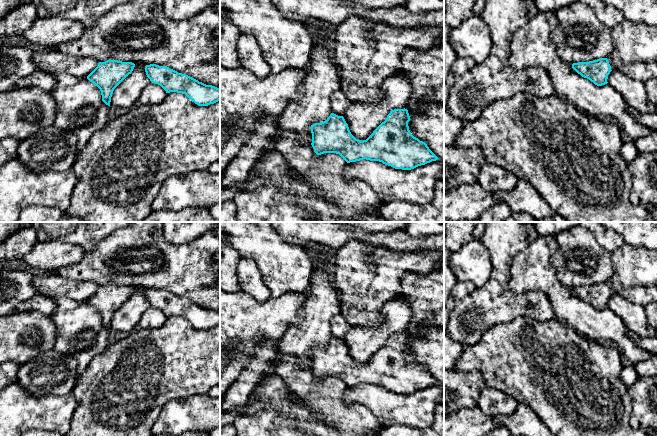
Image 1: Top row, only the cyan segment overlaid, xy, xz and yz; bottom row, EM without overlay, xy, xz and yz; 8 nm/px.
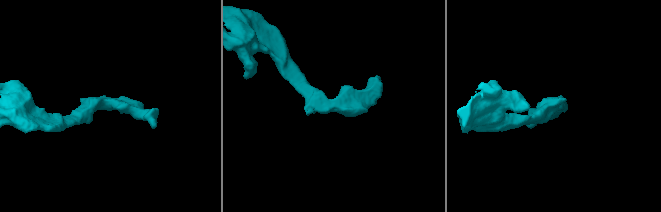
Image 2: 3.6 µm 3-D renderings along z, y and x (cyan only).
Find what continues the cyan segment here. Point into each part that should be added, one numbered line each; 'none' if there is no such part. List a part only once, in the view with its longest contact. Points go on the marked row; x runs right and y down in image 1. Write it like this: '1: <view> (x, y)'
1: yz (633, 42)

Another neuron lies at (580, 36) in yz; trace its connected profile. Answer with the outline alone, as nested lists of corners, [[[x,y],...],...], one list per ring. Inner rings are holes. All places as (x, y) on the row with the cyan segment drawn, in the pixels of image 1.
[[[580,0],[555,11],[558,26],[551,41],[565,62],[589,62],[608,58],[614,51],[611,29],[601,22],[589,5]]]

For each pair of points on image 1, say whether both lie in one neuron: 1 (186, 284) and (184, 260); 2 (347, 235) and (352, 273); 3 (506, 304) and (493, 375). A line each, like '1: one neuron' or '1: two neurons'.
1: one neuron
2: two neurons
3: two neurons

